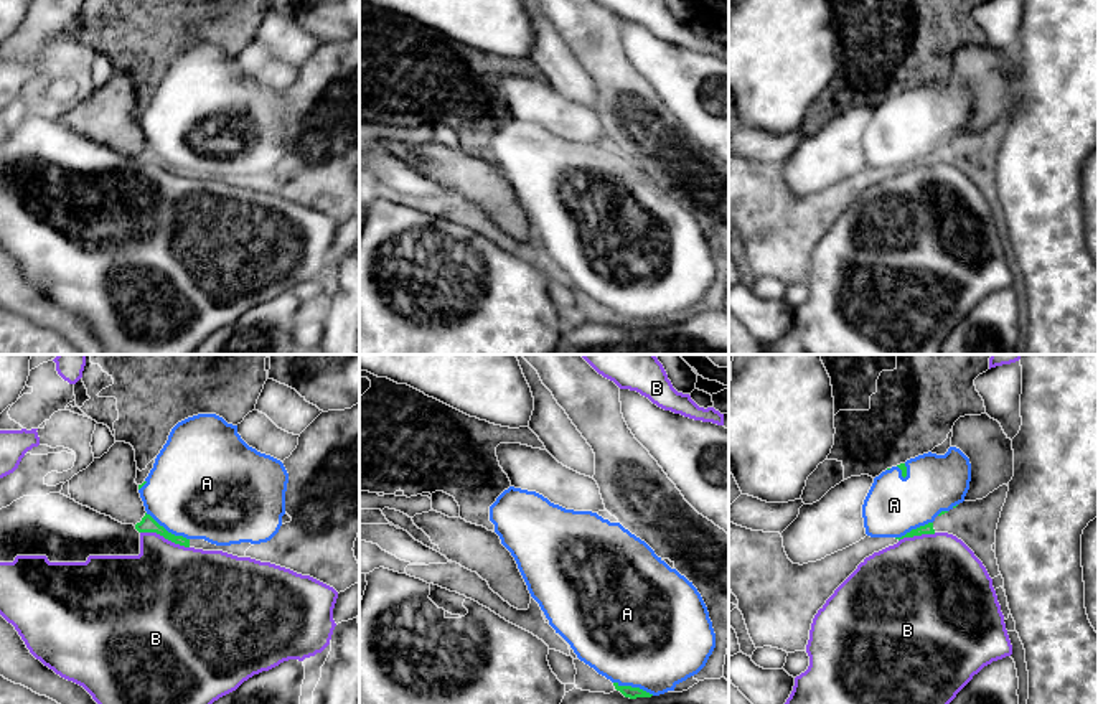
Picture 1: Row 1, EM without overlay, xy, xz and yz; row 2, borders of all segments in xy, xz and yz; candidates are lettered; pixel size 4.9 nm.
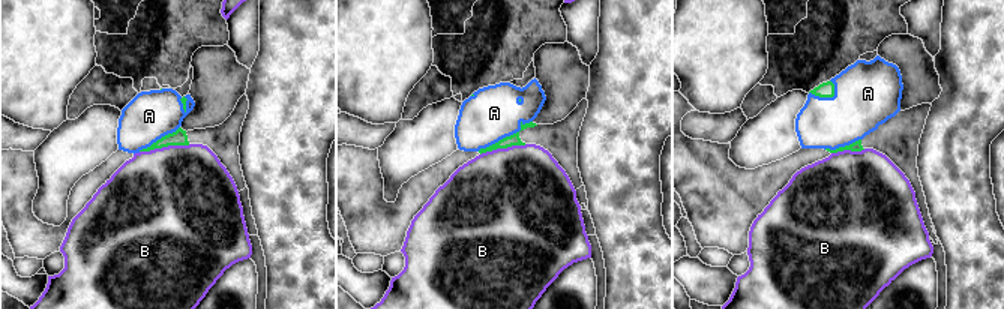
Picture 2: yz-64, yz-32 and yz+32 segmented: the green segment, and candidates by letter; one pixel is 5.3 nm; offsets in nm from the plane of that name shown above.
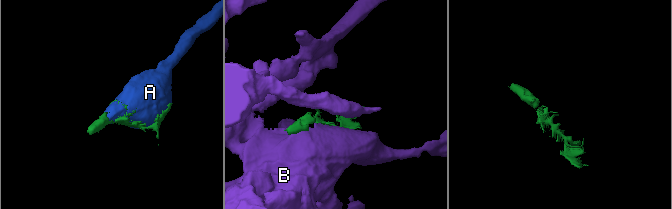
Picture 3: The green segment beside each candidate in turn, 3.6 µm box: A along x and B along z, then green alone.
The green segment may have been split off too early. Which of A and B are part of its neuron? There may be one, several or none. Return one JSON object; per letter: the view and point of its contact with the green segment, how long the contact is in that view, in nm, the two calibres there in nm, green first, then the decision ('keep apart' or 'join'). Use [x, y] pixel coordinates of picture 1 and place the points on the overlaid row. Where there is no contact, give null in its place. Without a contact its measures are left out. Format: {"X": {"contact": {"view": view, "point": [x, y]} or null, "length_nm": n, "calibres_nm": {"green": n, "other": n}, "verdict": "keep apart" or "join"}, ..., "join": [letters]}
{"A": {"contact": {"view": "xy", "point": [165, 530]}, "length_nm": 260, "calibres_nm": {"green": 80, "other": 480}, "verdict": "join"}, "B": {"contact": {"view": "xy", "point": [165, 538]}, "length_nm": 260, "calibres_nm": {"green": 80, "other": 440}, "verdict": "keep apart"}, "join": ["A"]}

